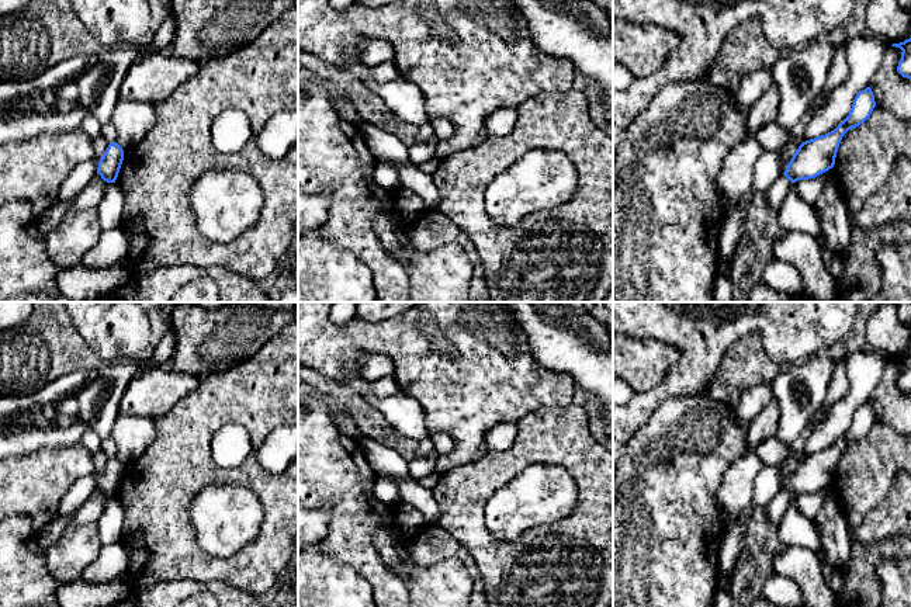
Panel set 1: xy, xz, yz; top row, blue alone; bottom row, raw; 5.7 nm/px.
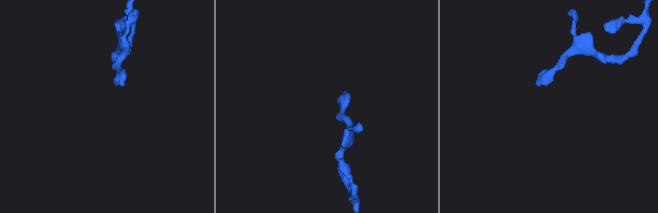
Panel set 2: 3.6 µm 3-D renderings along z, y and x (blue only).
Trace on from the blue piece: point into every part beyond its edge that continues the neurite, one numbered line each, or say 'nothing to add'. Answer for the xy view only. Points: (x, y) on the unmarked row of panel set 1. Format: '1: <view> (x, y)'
nothing to add

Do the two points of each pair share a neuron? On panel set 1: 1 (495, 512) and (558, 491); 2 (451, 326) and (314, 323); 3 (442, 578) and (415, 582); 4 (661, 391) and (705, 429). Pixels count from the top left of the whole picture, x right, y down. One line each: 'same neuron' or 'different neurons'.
1: same neuron
2: same neuron
3: same neuron
4: different neurons

